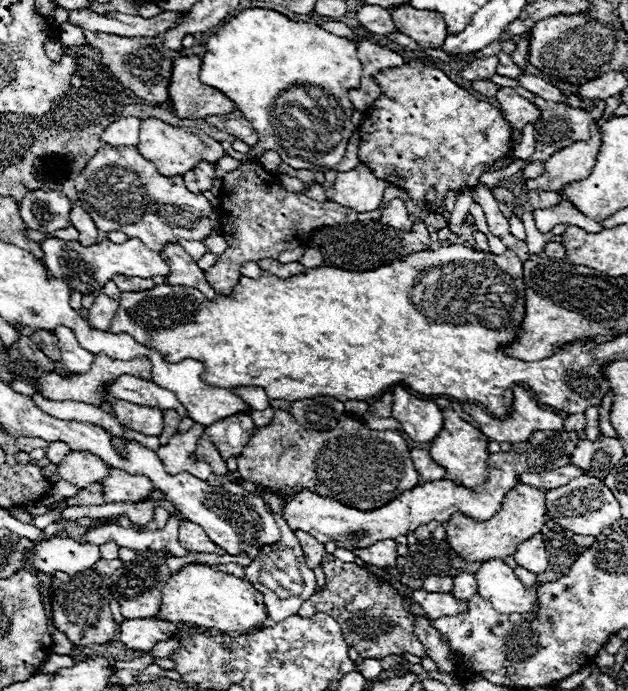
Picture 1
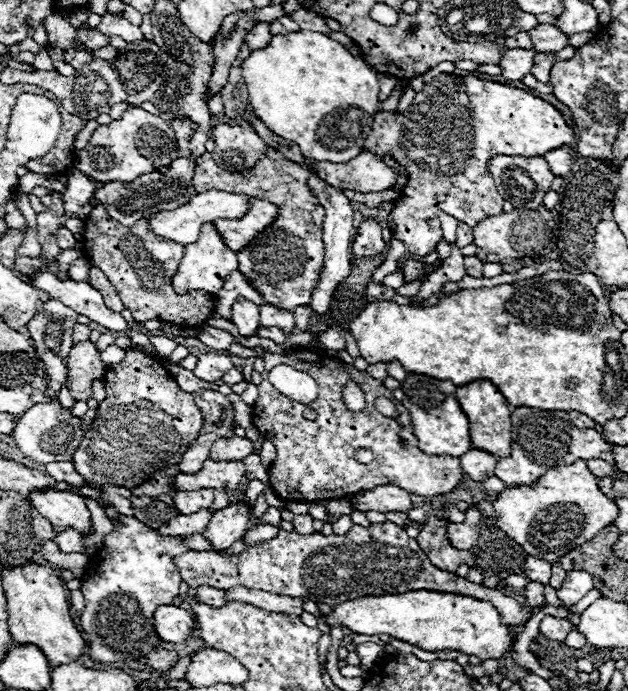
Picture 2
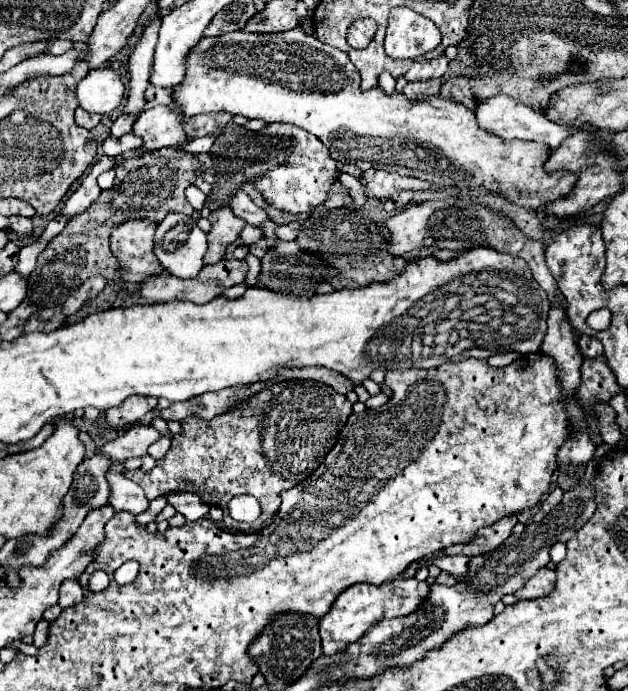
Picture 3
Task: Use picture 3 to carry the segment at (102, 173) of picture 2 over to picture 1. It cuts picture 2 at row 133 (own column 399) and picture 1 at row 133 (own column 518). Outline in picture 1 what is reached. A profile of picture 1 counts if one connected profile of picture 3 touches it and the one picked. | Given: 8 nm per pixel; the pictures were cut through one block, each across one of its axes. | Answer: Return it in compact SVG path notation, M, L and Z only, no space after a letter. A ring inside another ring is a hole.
M148 118L148 120L140 122L138 150L140 150L140 154L144 158L154 162L154 166L158 168L160 174L164 174L168 178L170 176L184 176L188 170L198 166L202 160L218 162L222 156L228 154L218 140L210 138L202 130L196 130L196 128L174 128L174 126L162 122L162 120L156 120L156 118Z

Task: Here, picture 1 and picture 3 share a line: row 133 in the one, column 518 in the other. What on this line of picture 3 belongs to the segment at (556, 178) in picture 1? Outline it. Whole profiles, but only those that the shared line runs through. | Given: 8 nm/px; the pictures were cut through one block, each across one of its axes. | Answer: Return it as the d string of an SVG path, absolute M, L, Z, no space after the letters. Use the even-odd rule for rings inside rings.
M540 568L526 584L516 592L518 600L534 600L548 596L556 586L556 572L550 568Z

